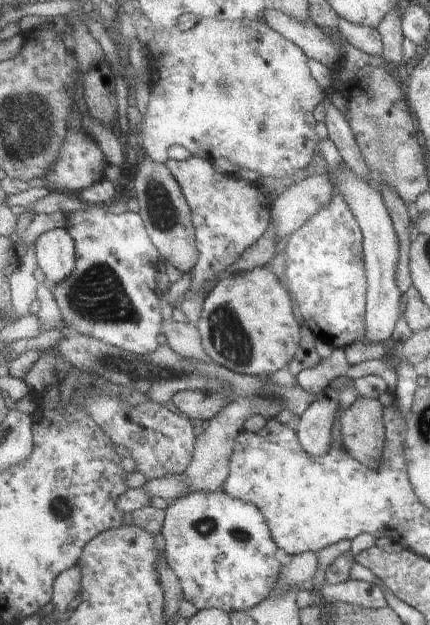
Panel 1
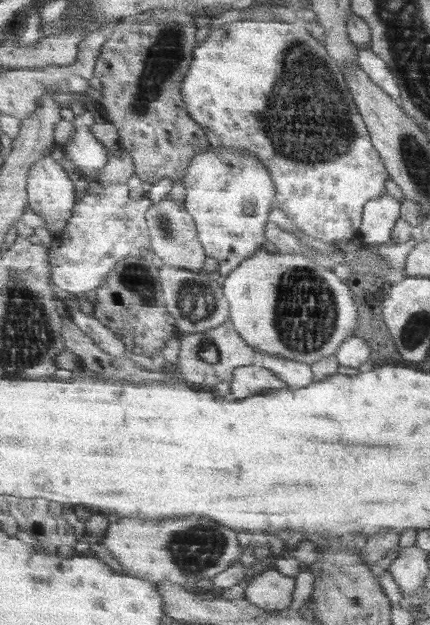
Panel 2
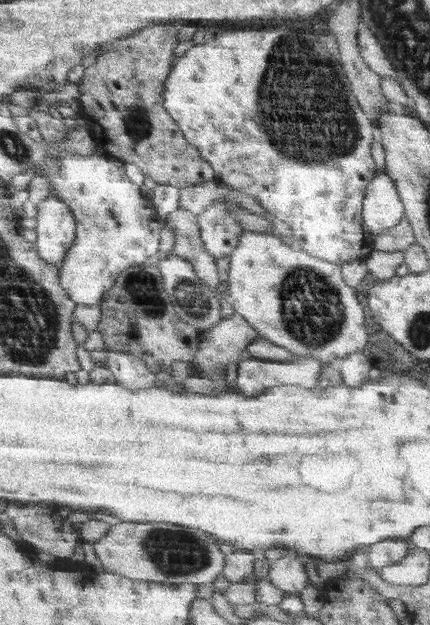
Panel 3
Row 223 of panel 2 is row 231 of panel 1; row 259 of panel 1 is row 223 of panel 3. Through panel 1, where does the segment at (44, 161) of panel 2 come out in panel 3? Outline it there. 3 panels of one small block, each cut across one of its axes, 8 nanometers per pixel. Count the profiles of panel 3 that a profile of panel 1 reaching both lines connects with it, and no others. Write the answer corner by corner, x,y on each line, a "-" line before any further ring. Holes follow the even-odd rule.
53,192
37,205
37,209
35,243
39,254
45,261
61,268
65,254
77,239
75,215
71,207

